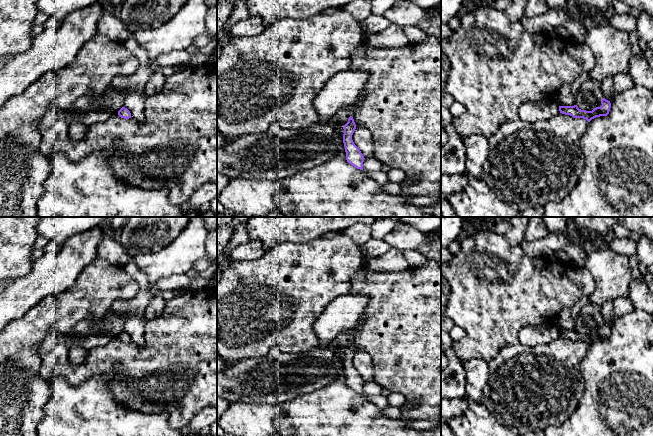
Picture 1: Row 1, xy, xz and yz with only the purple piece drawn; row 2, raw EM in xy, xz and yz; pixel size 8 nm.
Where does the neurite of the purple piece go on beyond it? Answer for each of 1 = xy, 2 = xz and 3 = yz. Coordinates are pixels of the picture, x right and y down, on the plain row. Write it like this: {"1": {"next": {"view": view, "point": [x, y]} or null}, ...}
{"1": {"next": null}, "2": {"next": null}, "3": {"next": null}}

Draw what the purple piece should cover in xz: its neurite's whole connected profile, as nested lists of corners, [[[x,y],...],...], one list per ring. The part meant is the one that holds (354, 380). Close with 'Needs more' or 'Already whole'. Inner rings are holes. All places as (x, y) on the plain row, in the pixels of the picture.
[[[352,340],[349,341],[348,346],[344,349],[343,353],[343,367],[346,376],[346,384],[355,392],[363,394],[363,386],[365,382],[352,364],[352,359],[356,353],[356,348]]]. Already whole

